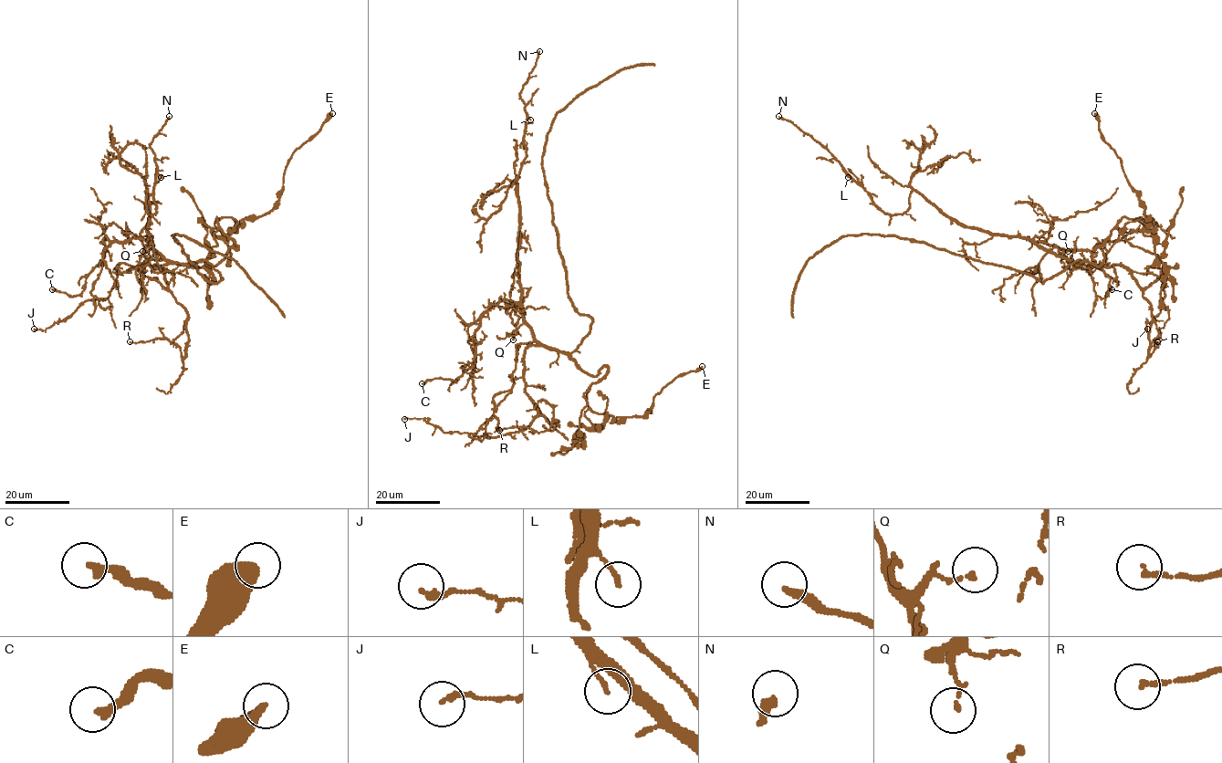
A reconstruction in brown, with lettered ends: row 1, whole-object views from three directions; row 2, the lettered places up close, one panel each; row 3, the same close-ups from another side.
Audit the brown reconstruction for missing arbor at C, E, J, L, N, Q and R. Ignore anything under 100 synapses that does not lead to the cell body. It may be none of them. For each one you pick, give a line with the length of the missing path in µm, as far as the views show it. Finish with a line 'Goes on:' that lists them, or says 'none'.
Goes on: none

